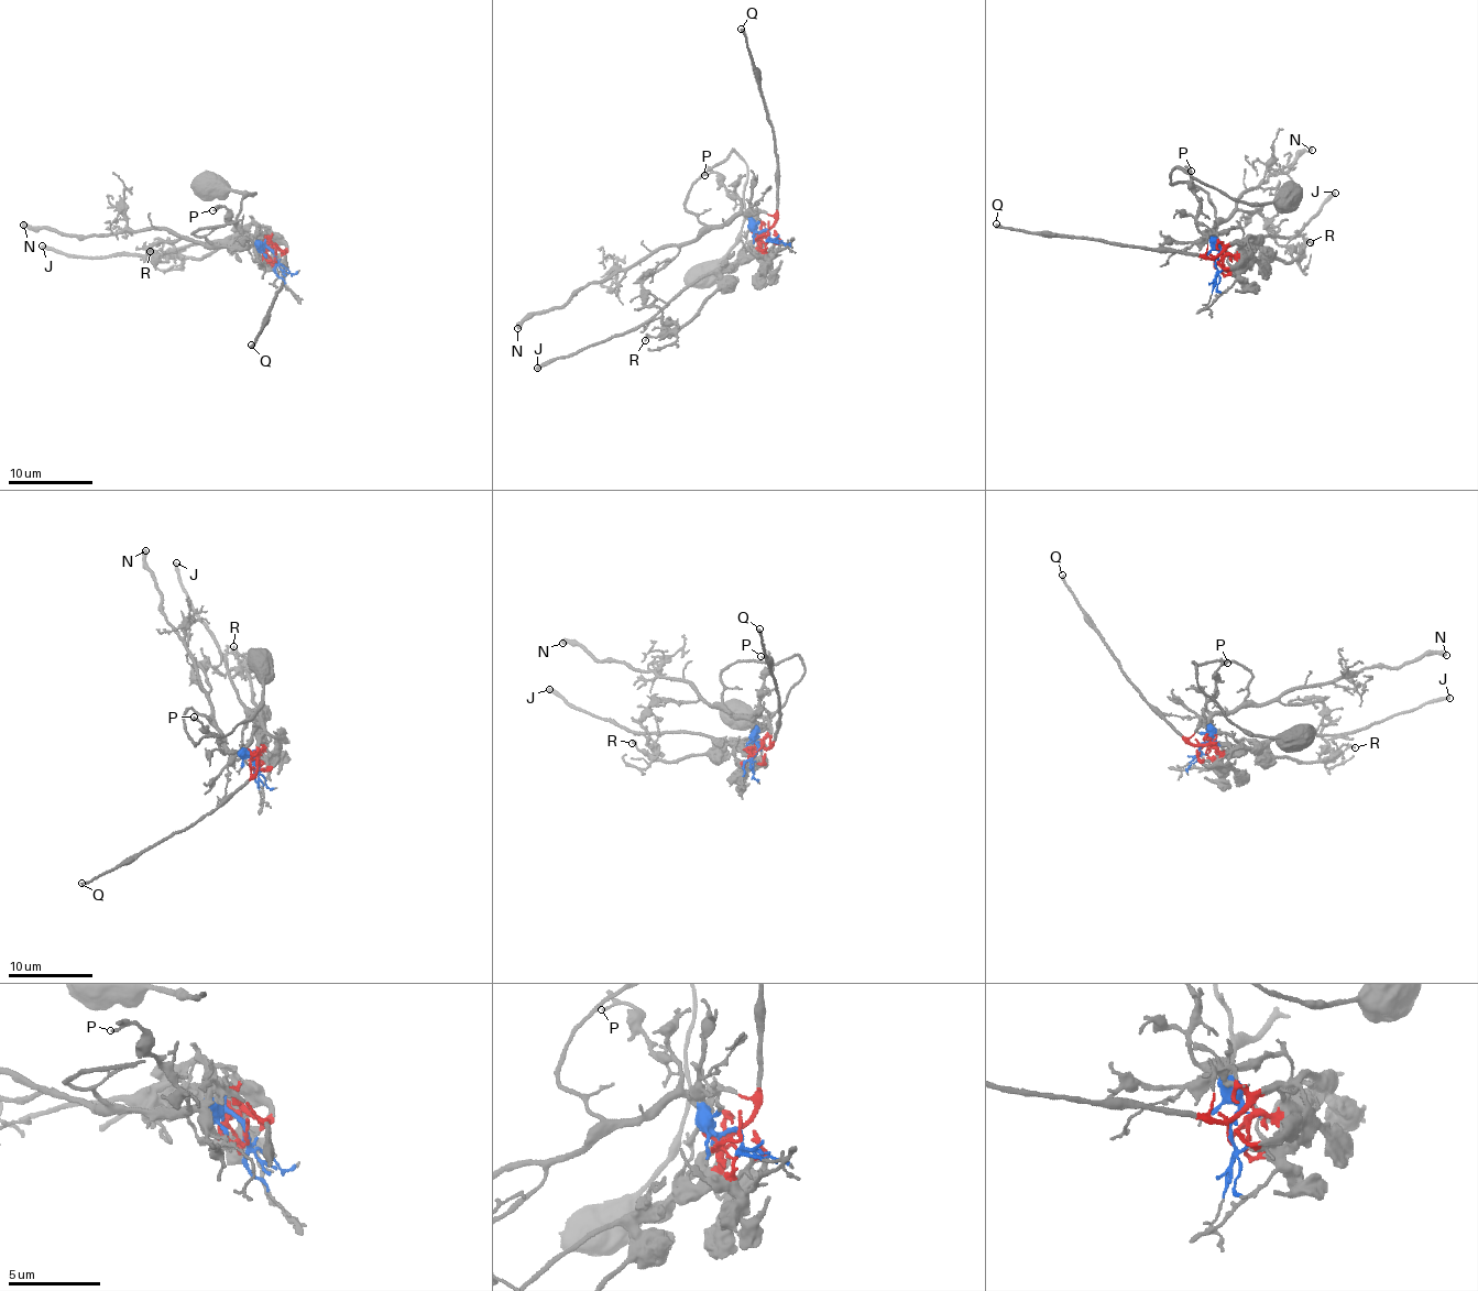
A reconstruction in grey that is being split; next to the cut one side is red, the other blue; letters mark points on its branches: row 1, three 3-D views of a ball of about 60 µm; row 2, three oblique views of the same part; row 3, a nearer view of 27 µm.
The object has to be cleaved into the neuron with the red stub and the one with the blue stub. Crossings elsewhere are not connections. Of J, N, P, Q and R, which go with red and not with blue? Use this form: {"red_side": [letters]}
{"red_side": ["J", "Q", "R"]}

